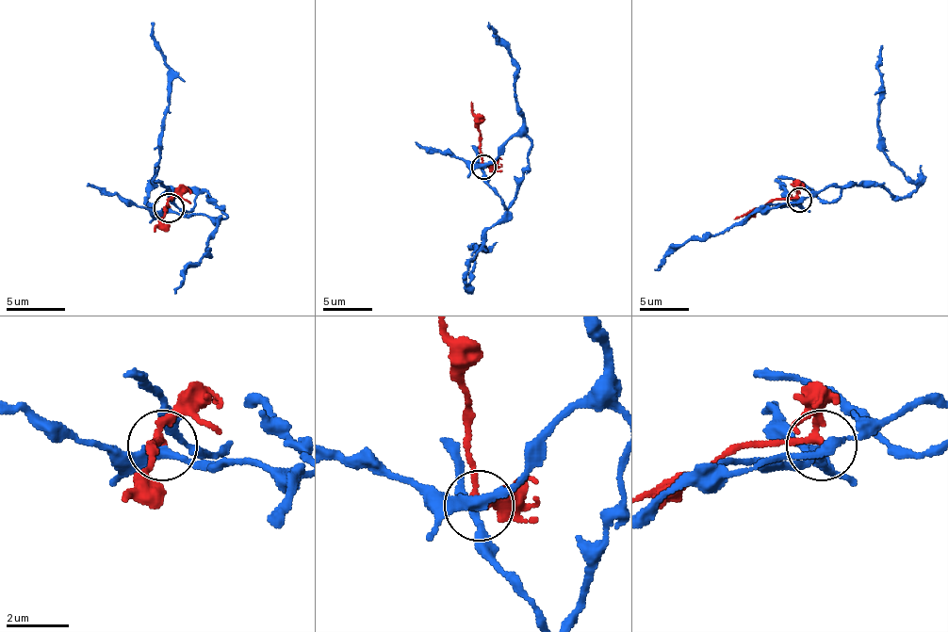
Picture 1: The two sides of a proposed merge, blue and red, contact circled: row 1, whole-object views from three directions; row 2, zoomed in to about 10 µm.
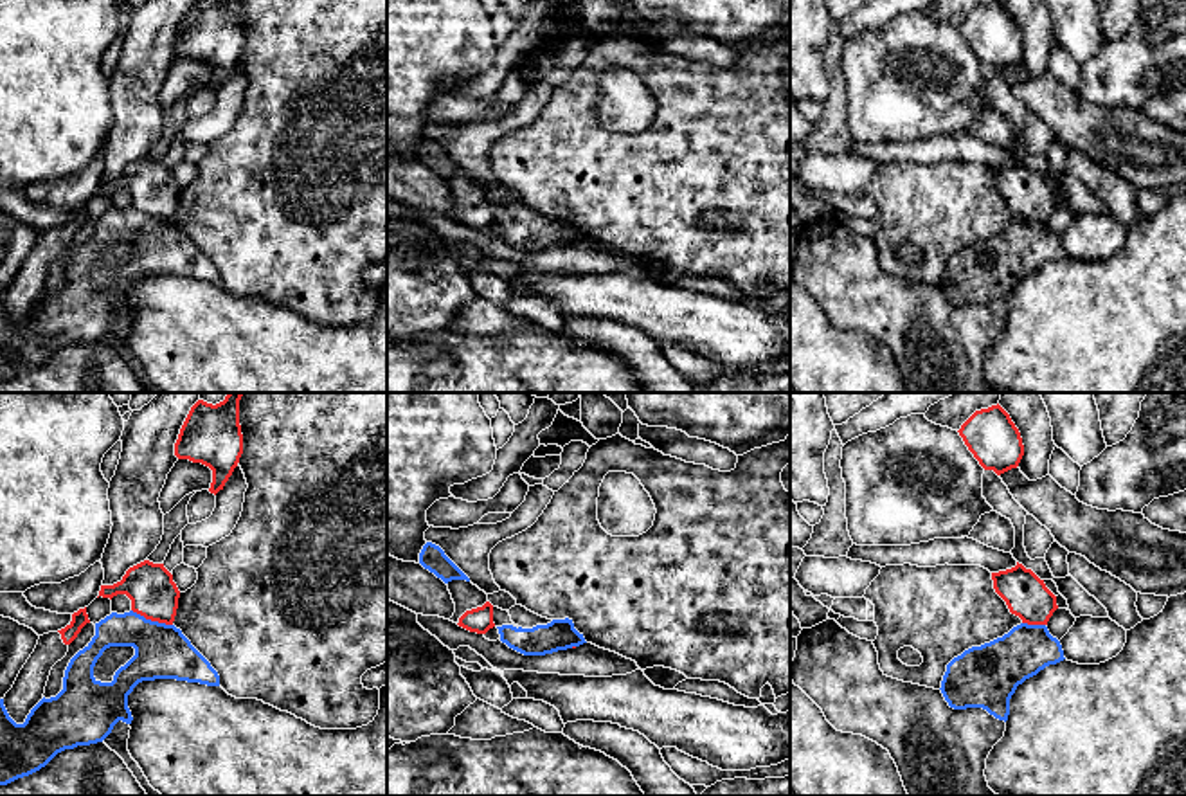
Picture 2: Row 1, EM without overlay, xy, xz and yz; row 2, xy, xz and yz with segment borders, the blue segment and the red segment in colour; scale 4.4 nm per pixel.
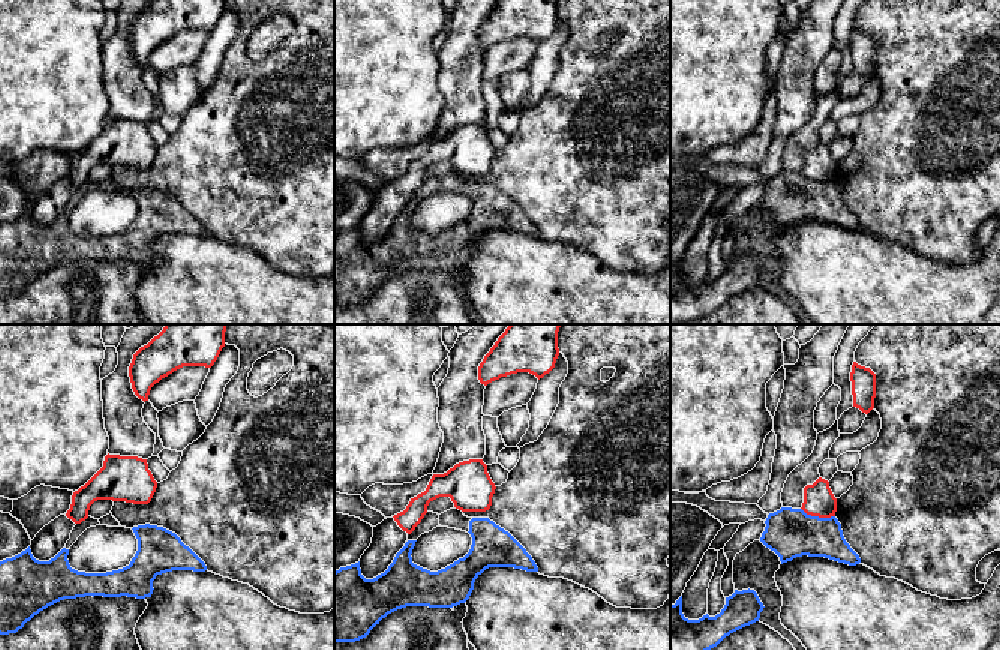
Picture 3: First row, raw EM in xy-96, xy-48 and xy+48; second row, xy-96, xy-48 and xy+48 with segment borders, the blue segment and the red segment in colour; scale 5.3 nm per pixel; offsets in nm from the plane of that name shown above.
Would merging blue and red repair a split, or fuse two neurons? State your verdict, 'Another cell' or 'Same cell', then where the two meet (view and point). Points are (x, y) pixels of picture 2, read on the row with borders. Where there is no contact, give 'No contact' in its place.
Another cell. Touches blue at xy (150, 620)

